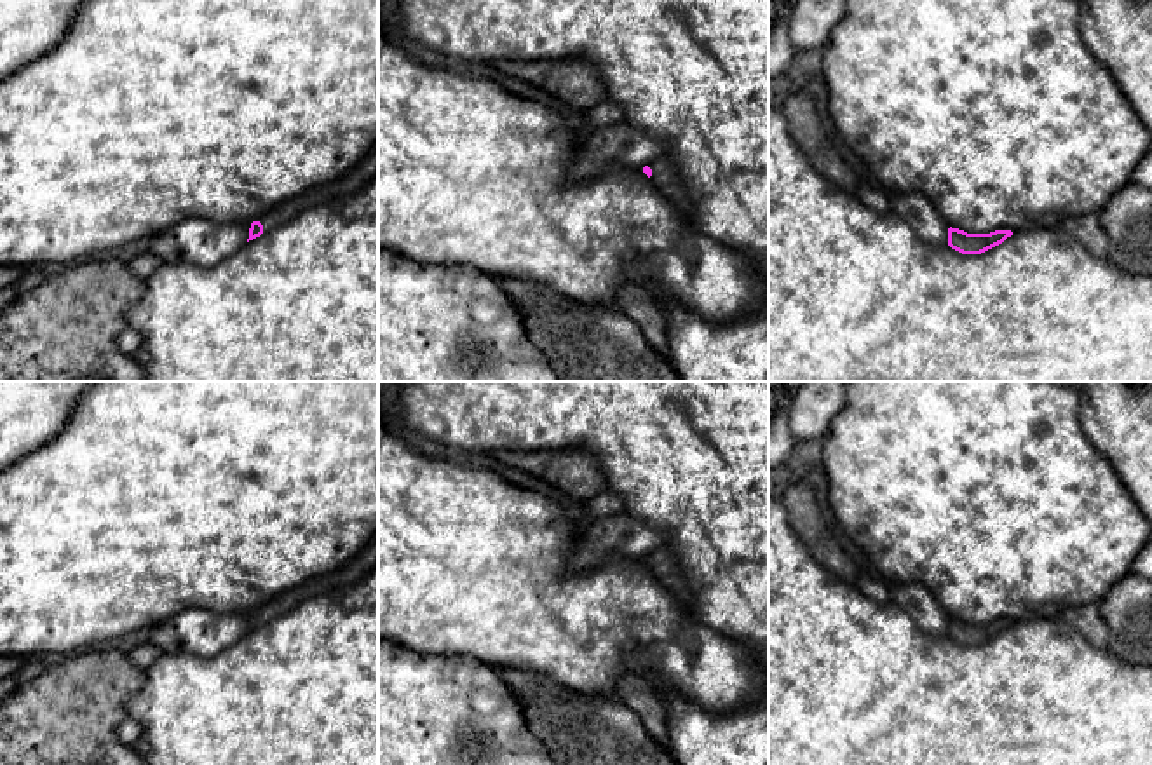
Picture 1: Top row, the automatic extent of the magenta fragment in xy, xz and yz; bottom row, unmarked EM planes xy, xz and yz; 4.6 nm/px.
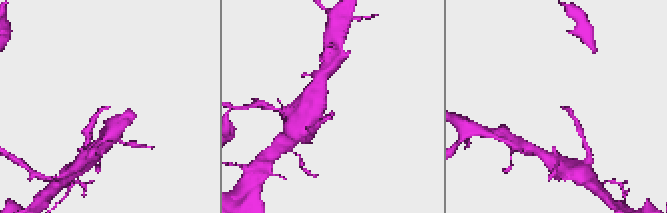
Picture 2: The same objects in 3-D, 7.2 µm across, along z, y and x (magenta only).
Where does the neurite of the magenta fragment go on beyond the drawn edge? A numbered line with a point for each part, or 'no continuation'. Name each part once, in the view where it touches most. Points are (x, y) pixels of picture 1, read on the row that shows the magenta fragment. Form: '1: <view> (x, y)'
1: xy (366, 168)

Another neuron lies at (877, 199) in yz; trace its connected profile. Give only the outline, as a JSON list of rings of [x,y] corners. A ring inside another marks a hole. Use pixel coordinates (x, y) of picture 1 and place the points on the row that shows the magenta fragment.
[[[859,183],[857,188],[859,200],[875,213],[889,213],[891,200],[889,192],[878,185]]]

